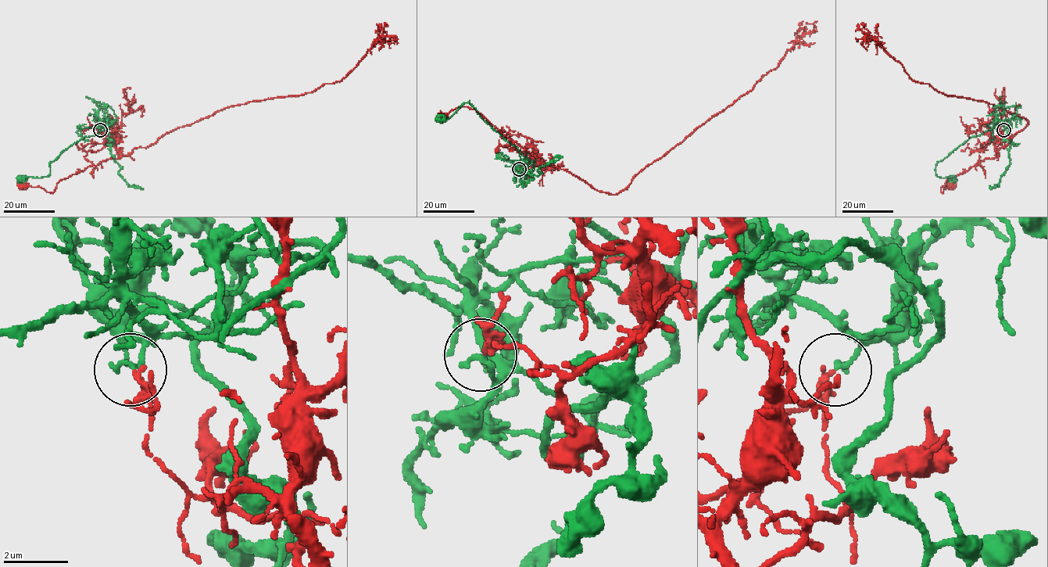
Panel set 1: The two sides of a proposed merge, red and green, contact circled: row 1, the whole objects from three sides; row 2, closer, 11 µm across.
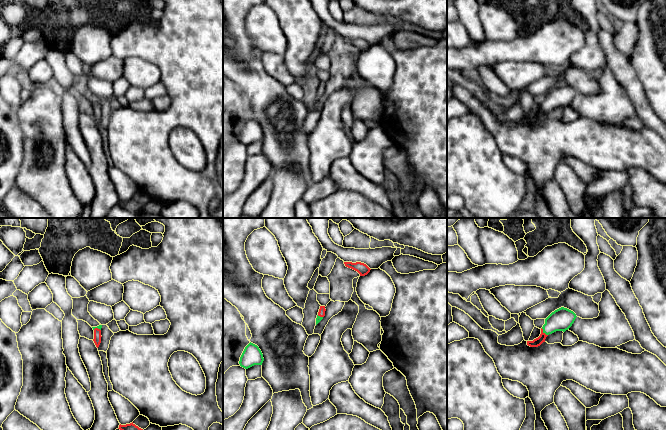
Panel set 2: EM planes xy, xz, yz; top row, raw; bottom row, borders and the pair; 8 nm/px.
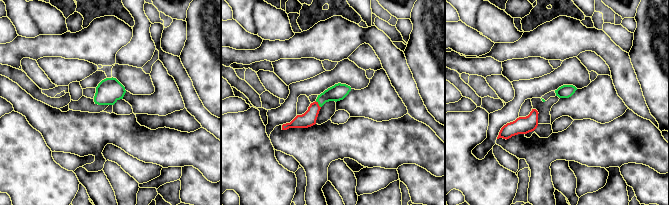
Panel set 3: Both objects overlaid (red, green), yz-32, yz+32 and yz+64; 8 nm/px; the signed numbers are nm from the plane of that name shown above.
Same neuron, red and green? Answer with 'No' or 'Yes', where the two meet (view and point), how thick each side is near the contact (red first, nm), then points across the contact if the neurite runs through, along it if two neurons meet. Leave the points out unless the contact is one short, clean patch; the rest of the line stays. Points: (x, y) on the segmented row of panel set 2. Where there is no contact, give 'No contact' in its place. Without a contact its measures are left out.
No. Touches red at yz (544, 333). Thickness 70 nm (red) against 180 nm

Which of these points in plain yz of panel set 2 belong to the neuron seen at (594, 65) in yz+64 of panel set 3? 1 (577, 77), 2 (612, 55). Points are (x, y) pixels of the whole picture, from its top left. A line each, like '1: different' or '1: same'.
1: different
2: different

